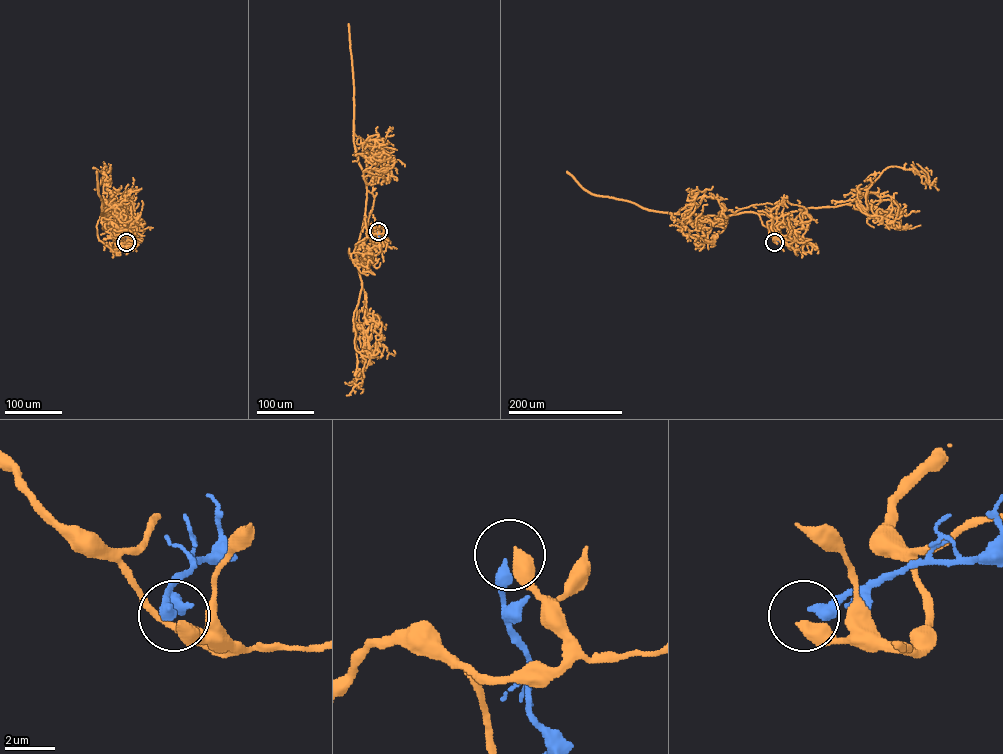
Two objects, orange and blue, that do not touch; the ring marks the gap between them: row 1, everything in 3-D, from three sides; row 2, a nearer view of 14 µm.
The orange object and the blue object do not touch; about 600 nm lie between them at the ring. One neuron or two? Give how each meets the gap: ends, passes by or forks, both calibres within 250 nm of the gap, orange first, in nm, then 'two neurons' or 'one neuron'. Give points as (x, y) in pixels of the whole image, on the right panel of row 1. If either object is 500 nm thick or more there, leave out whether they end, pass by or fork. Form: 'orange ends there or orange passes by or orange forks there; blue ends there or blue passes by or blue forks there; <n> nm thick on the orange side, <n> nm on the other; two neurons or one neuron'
orange ends there; blue ends there; 480 nm thick on the orange side, 400 nm on the other; two neurons

